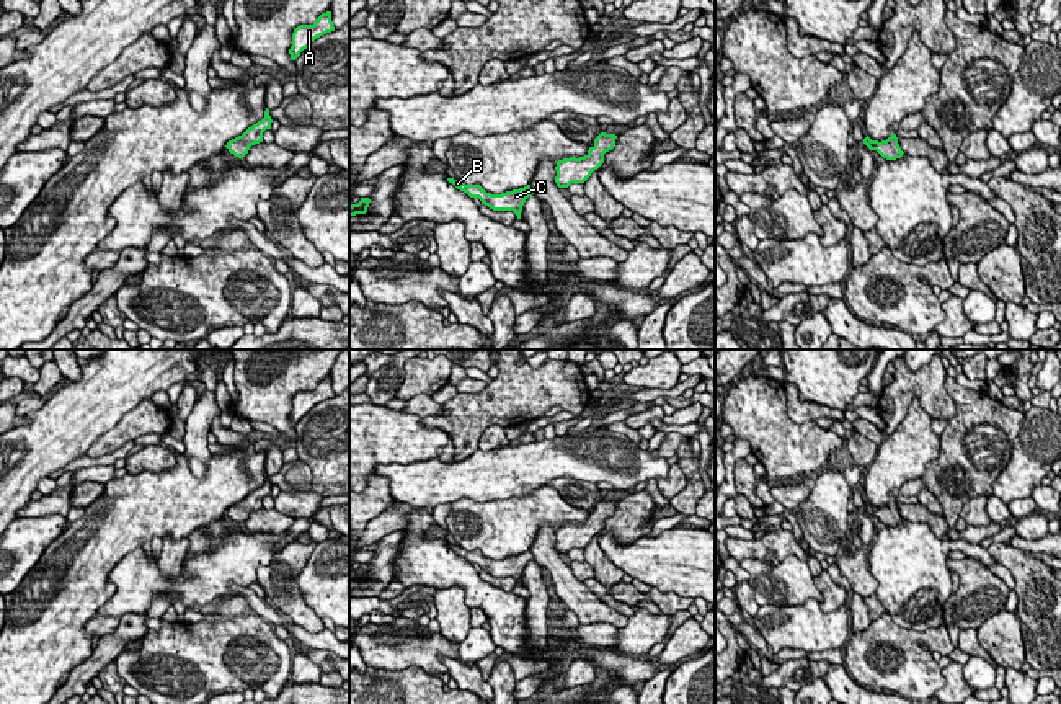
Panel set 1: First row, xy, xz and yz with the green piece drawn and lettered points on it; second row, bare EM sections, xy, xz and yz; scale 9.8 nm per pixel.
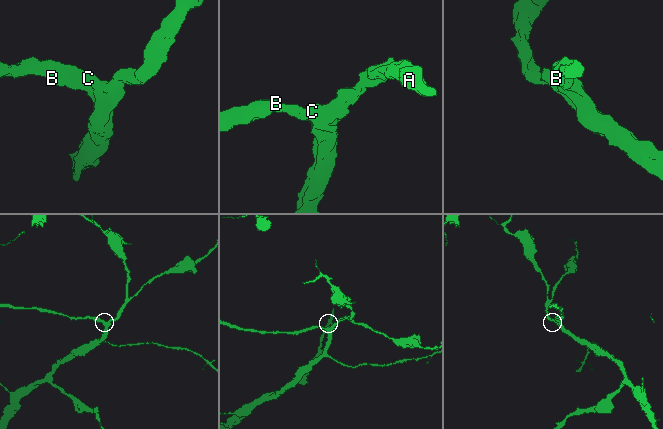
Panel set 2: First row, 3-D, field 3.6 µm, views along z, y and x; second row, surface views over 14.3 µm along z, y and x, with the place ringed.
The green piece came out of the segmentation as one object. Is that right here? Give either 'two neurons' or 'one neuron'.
one neuron

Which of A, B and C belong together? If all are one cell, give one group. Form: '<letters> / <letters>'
A B C

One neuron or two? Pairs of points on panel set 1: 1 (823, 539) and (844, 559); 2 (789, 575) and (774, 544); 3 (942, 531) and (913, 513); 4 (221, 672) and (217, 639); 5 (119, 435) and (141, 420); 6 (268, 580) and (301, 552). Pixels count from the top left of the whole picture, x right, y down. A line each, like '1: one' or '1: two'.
1: two
2: two
3: one
4: one
5: one
6: one

